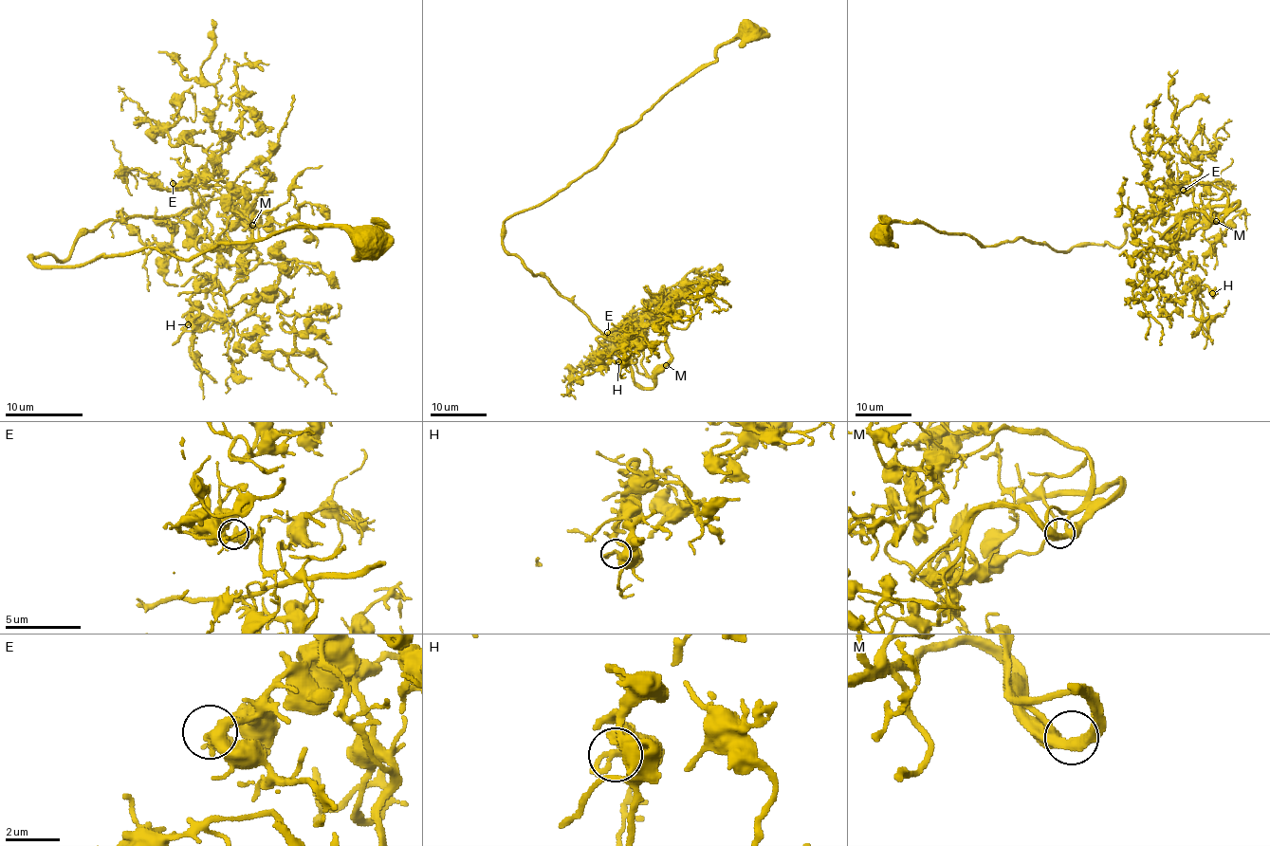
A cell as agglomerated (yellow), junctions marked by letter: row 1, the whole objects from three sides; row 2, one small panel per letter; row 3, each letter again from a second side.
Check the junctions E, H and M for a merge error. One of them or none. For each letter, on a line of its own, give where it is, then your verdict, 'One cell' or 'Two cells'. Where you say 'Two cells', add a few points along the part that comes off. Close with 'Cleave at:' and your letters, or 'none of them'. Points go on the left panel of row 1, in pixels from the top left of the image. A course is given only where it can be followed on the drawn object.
E: Place: (173, 183). One cell
H: Place: (188, 324). One cell
M: Place: (252, 225). One cell
Cleave at: none of them

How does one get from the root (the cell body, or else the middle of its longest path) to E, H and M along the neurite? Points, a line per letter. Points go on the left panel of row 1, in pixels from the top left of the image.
E: (363, 241), (286, 228), (188, 258), (29, 256), (64, 260), (111, 220), (195, 226), (207, 206), (173, 183)
H: (363, 241), (29, 256), (225, 187), (259, 218), (193, 268), (188, 324)
M: (363, 241), (286, 228), (188, 258), (29, 256), (64, 260), (105, 222), (176, 216), (223, 187), (251, 226)

